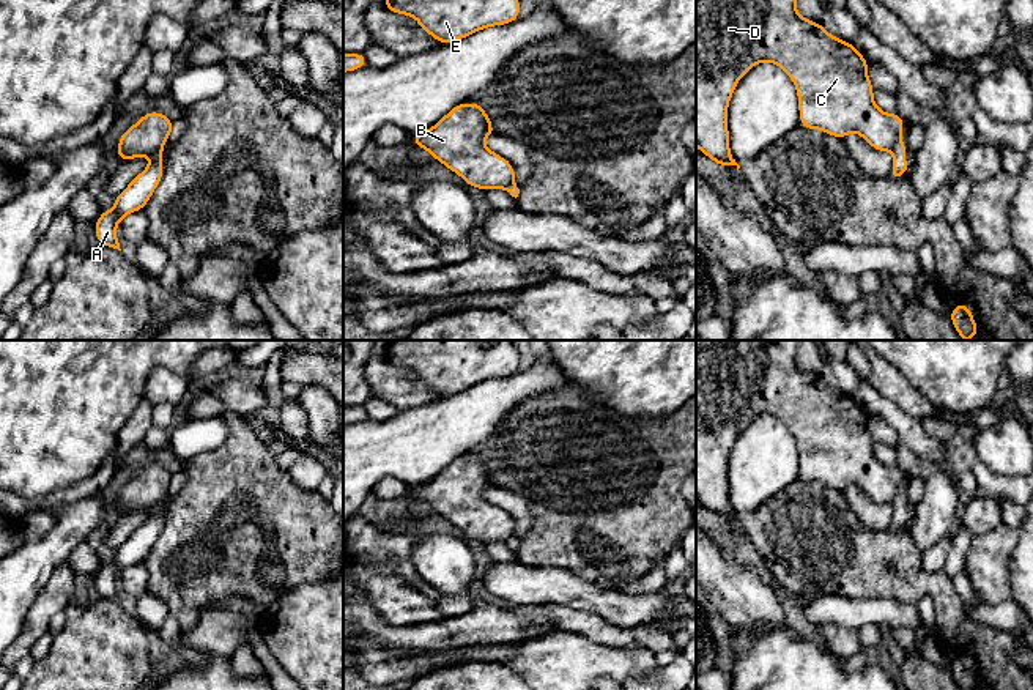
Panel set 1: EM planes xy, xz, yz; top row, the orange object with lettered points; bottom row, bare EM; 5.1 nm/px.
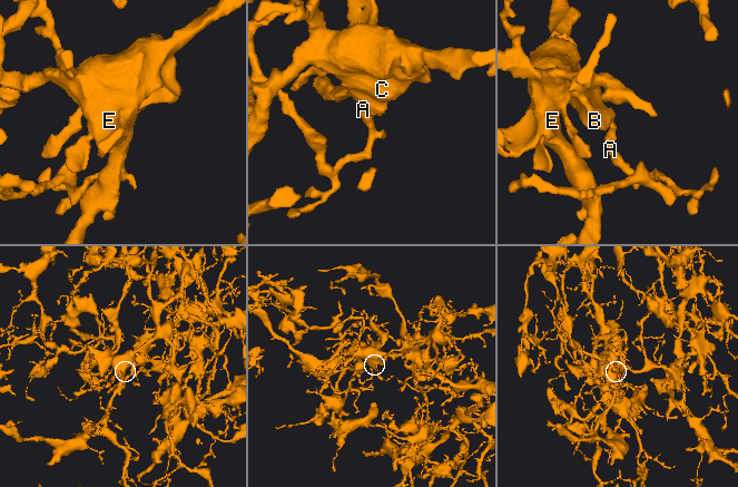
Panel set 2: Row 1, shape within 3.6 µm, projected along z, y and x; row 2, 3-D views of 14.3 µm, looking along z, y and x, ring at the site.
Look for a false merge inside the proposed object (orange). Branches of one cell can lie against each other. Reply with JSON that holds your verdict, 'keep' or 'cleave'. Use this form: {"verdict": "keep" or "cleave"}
{"verdict": "cleave"}

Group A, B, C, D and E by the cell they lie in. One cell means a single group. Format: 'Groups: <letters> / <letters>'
Groups: A / B C D E

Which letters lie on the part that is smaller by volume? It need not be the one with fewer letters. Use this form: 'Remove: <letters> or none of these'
Remove: A

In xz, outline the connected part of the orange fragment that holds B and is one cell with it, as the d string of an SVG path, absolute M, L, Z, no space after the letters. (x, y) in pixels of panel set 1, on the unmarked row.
M465 455L455 458L433 480L414 487L413 495L425 501L435 512L460 528L469 539L482 543L507 542L515 537L513 518L483 498L483 492L496 487L482 458Z

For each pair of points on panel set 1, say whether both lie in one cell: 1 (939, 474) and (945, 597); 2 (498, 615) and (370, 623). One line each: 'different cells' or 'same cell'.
1: different cells
2: same cell

